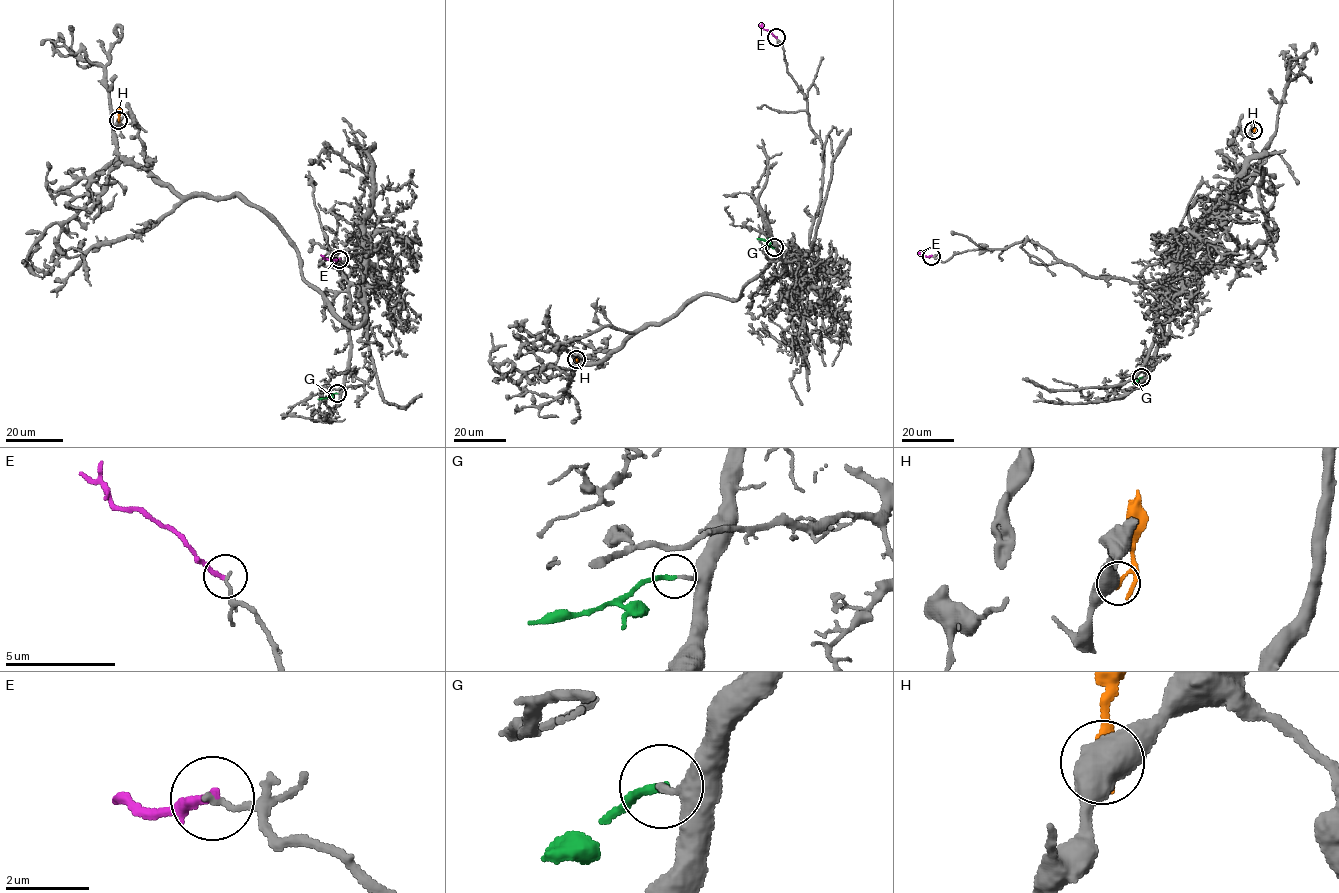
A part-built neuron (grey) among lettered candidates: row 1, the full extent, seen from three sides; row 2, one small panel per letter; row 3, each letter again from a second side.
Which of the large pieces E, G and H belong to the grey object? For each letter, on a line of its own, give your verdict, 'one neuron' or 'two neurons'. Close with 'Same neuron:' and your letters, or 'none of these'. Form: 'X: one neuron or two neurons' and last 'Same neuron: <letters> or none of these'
E: two neurons
G: one neuron
H: two neurons
Same neuron: G

